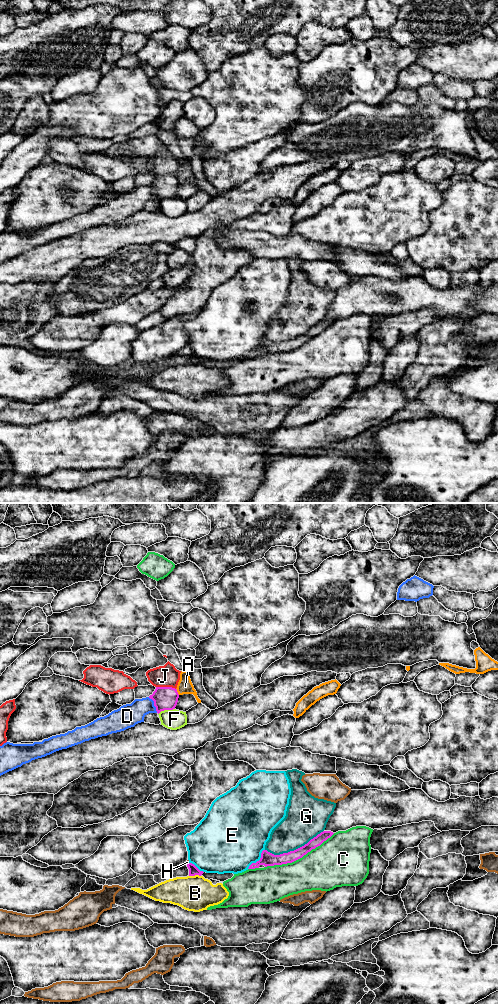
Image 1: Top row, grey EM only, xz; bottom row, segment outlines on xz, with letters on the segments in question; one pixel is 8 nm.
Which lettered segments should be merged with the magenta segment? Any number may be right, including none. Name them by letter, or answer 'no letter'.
no letter

